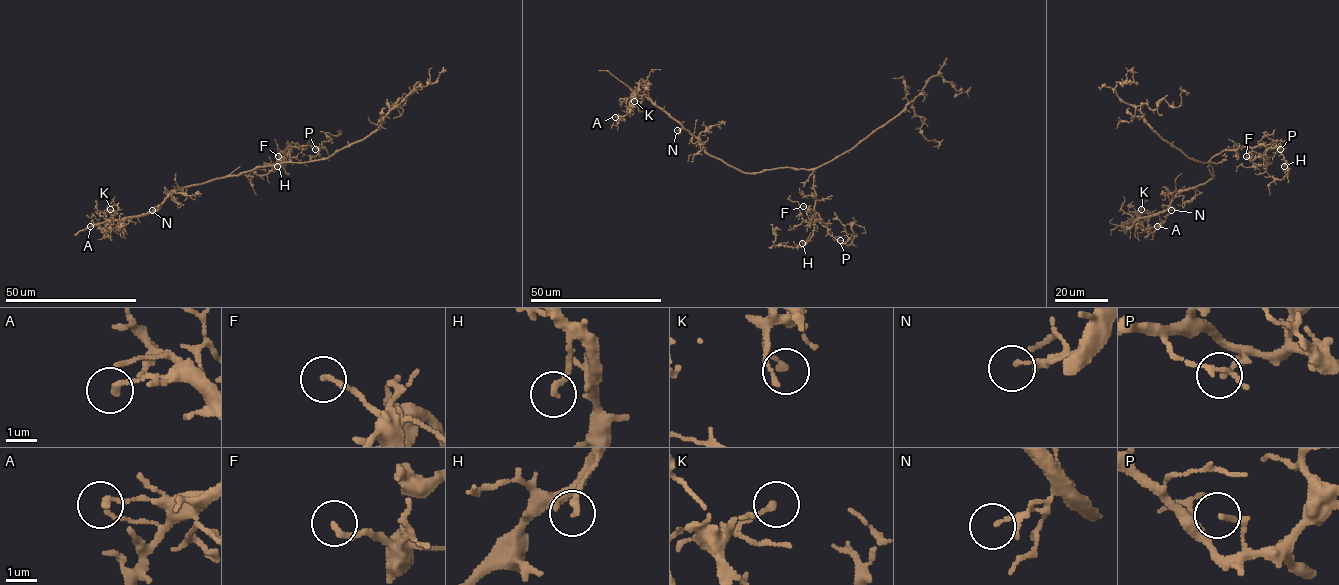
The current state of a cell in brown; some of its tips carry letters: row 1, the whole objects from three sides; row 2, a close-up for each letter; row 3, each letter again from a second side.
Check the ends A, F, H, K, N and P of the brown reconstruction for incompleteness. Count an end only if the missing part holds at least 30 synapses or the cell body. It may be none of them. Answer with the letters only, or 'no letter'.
no letter

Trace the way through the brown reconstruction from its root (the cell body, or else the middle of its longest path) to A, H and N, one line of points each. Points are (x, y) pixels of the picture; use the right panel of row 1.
A: (1209, 166), (1213, 177), (1206, 183), (1181, 189), (1166, 209), (1136, 219), (1151, 232), (1157, 226)
H: (1209, 166), (1210, 160), (1224, 151), (1274, 144), (1282, 154), (1284, 166)
N: (1209, 166), (1213, 177), (1203, 184), (1181, 189), (1168, 208), (1171, 210)

